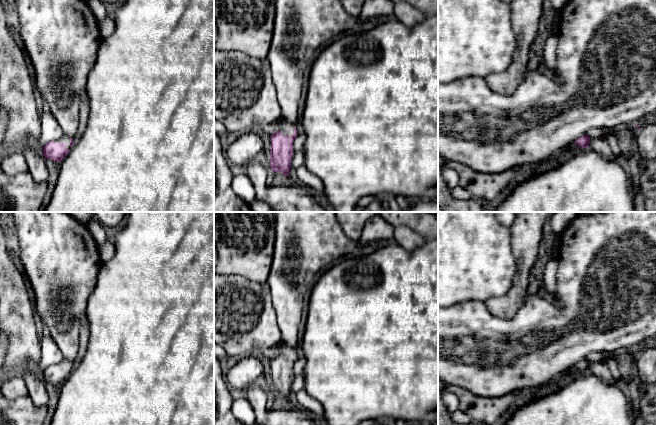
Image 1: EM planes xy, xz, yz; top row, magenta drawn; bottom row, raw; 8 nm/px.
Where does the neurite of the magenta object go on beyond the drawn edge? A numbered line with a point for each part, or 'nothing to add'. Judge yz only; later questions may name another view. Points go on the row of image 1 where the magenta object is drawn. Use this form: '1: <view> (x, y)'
1: yz (573, 147)

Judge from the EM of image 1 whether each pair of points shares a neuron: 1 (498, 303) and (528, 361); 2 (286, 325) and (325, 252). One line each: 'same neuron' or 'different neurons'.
1: different neurons
2: same neuron

